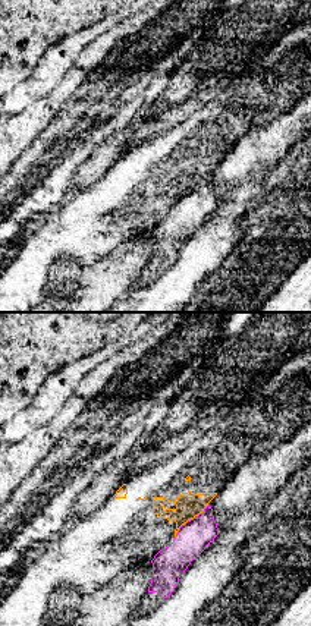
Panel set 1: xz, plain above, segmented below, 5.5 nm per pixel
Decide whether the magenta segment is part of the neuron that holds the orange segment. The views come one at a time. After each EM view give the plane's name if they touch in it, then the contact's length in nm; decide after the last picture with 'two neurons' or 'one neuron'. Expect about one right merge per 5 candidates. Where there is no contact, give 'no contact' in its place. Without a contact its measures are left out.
xz | 260 nm

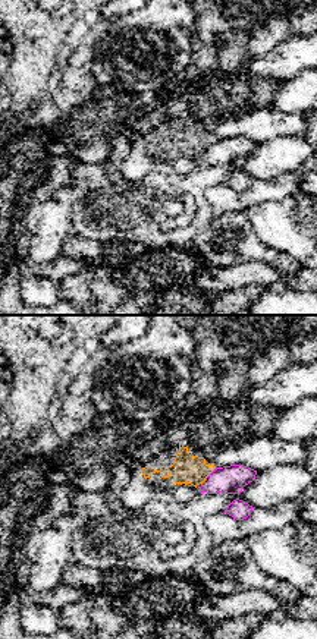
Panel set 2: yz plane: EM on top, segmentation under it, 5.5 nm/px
yz | 130 nm

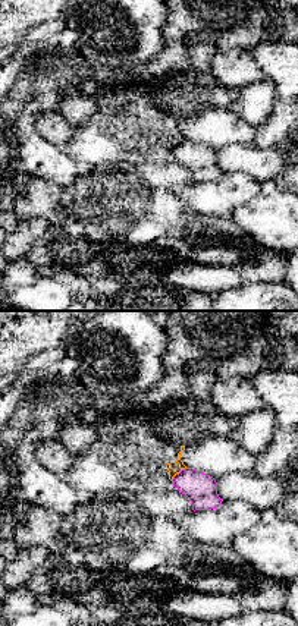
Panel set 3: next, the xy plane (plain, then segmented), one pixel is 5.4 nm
xy | 120 nm

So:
two neurons

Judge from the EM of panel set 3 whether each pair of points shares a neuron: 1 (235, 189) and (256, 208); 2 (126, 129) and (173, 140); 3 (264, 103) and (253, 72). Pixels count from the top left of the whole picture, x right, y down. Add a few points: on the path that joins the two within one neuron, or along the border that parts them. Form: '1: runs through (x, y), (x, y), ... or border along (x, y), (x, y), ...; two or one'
1: border along (260, 194), (237, 207); two
2: runs through (138, 134), (162, 134); one
3: border along (263, 76), (237, 91); two

